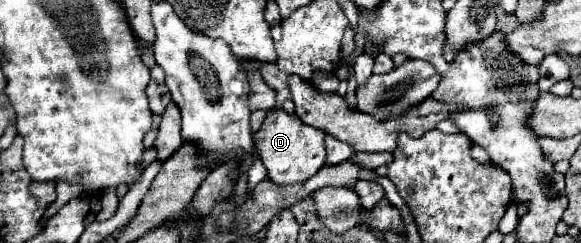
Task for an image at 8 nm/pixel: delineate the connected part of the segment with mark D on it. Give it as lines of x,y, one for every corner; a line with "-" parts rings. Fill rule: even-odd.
284,109
266,113
260,129
254,133
254,143
260,161
268,171
270,181
278,185
292,185
306,181
324,165
326,159
324,133
320,129
312,129
304,125
298,117
288,115

